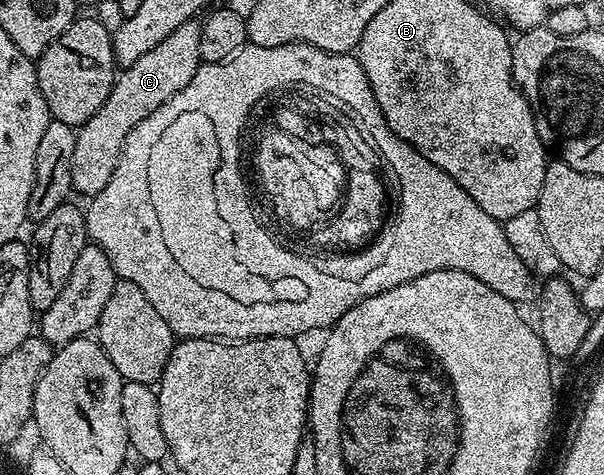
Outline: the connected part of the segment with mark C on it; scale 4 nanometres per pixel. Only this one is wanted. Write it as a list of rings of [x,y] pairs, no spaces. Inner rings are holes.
[[[194,19],[183,23],[183,27],[175,27],[159,47],[151,47],[147,55],[142,55],[136,63],[124,66],[118,72],[117,79],[111,87],[111,95],[91,119],[87,119],[77,129],[75,155],[71,155],[71,179],[73,189],[81,192],[85,199],[92,199],[103,187],[107,187],[115,167],[119,163],[119,155],[123,151],[123,143],[127,143],[127,135],[147,115],[154,113],[167,99],[179,95],[183,87],[195,79],[195,71],[202,65],[199,39],[201,38],[201,21]]]

